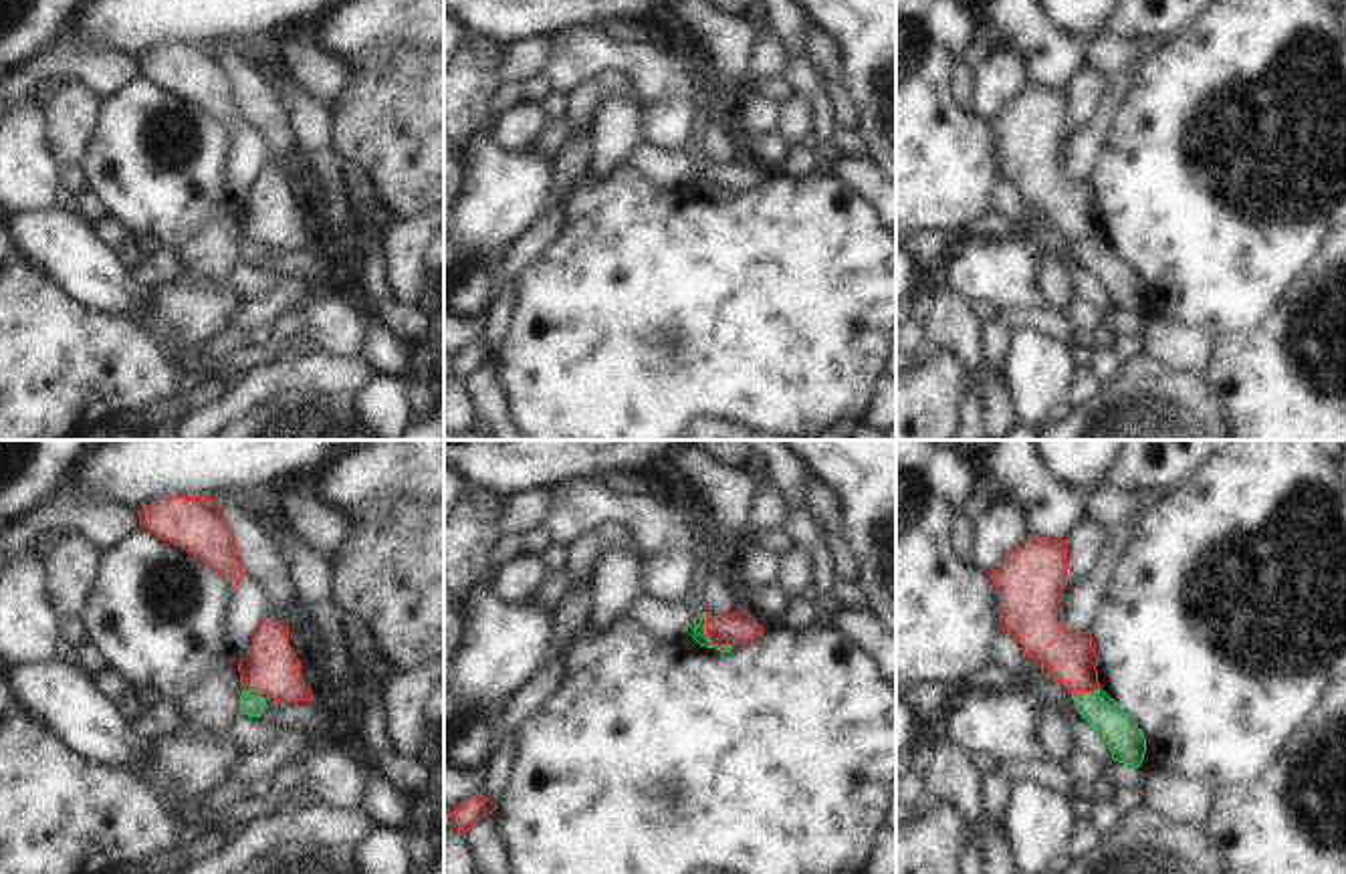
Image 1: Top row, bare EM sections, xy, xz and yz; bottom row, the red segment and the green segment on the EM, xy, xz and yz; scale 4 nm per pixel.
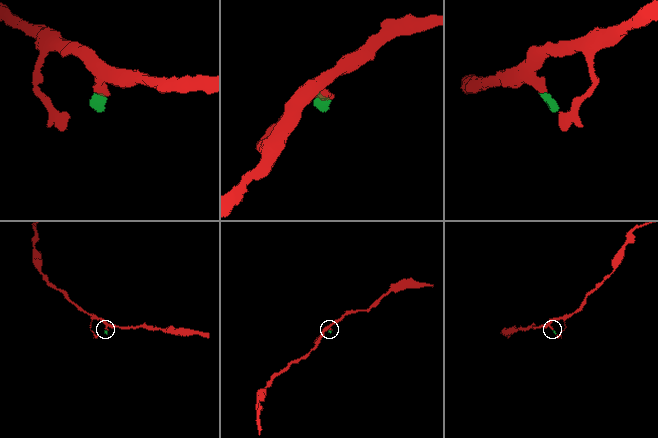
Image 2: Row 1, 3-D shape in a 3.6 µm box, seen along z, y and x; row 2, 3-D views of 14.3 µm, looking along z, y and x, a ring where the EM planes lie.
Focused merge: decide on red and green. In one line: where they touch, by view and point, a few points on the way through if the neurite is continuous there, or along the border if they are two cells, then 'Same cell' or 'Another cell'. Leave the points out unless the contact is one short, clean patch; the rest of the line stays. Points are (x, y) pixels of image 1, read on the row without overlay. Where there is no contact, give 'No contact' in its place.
Touches red at xz (709, 186). Boundary: xz (705, 162), (707, 186), (717, 194), (731, 194). Another cell.

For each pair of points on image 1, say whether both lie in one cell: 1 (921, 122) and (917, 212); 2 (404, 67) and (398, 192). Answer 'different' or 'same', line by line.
1: same
2: same

